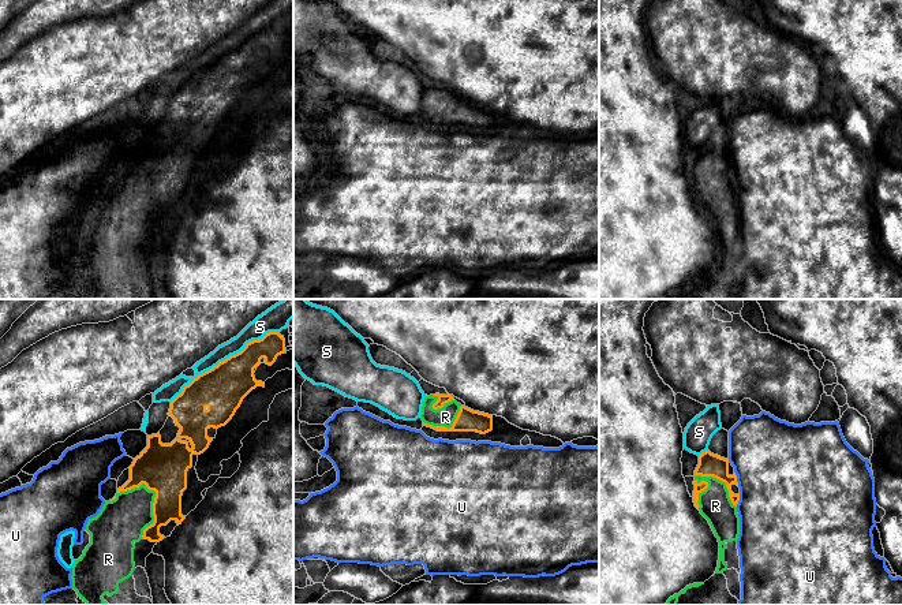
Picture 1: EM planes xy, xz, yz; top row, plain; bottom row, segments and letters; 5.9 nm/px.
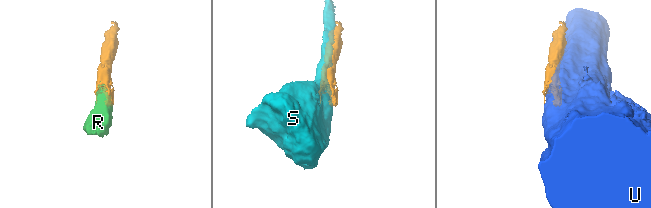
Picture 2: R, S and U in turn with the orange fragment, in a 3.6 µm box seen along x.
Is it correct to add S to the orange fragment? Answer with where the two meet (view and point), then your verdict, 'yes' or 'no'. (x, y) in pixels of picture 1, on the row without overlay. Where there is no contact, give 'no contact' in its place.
contact xy (223, 55); no

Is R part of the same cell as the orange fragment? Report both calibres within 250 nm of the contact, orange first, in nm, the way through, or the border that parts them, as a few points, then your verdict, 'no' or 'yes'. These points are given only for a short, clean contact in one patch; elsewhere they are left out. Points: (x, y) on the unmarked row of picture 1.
calibres 140 and 190 nm; yes

